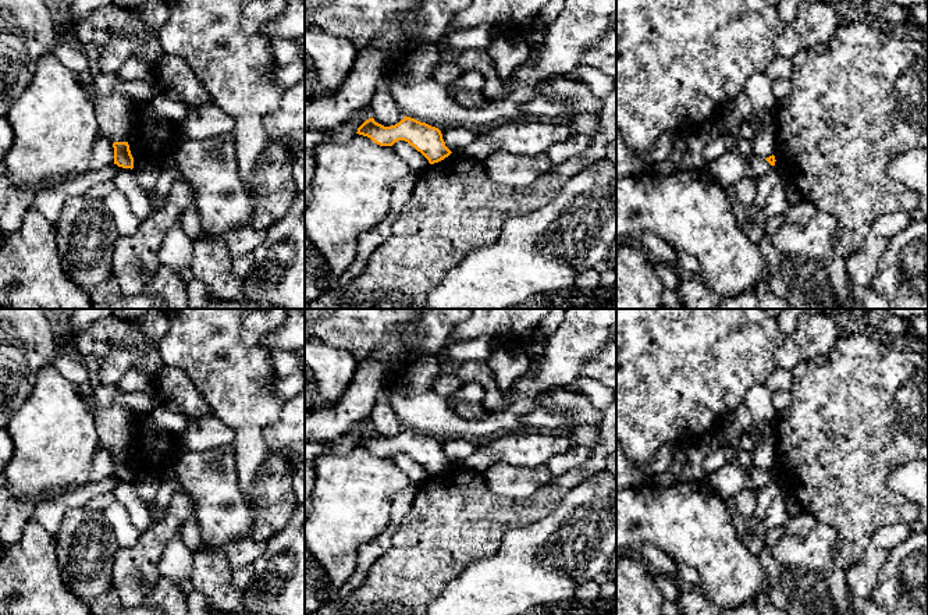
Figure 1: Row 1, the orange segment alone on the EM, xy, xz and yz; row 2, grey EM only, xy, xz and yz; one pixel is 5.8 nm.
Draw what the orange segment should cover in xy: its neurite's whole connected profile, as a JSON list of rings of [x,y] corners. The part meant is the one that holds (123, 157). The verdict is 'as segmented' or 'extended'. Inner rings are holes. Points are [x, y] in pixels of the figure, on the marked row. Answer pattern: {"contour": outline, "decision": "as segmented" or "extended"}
{"contour": [[[114,142],[114,164],[122,168],[134,168],[134,157],[129,150],[128,142]]], "decision": "as segmented"}

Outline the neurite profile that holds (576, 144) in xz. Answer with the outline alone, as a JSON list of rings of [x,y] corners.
[[[573,132],[565,142],[555,143],[548,149],[547,156],[554,167],[559,167],[566,161],[582,156],[589,149],[590,143],[590,135]]]

